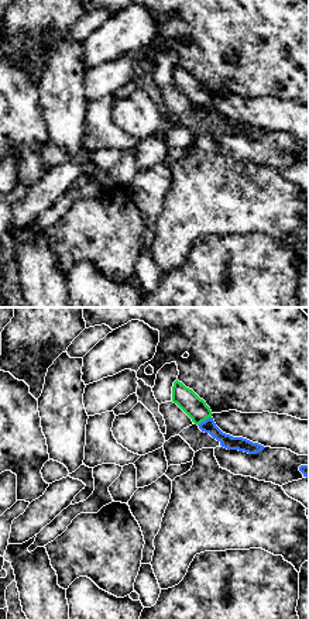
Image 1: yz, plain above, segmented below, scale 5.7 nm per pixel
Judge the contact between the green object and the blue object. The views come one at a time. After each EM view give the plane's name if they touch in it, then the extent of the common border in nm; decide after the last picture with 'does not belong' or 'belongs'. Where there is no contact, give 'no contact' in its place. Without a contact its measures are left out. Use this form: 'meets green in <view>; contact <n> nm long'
meets green in yz; contact 90 nm long

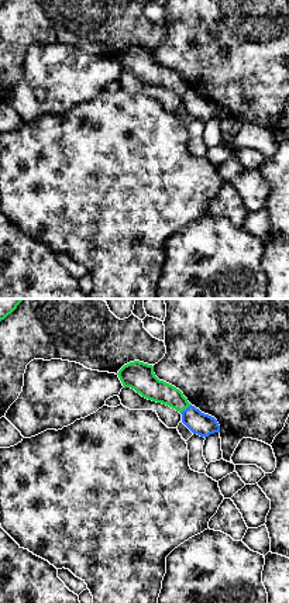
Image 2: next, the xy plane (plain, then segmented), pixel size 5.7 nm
meets green in xy; contact 80 nm long

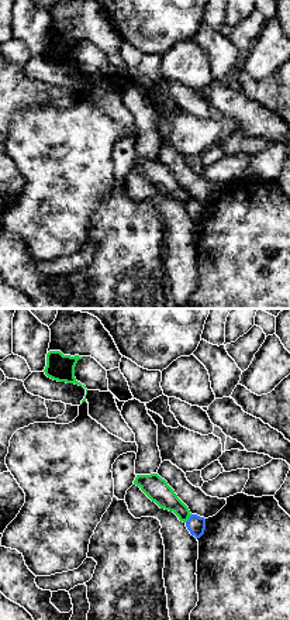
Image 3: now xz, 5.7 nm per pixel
meets green in xz; contact 60 nm long

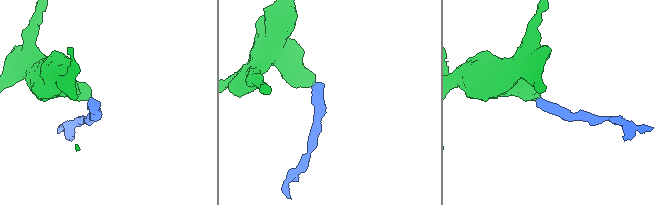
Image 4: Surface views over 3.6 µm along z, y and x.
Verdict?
does not belong

